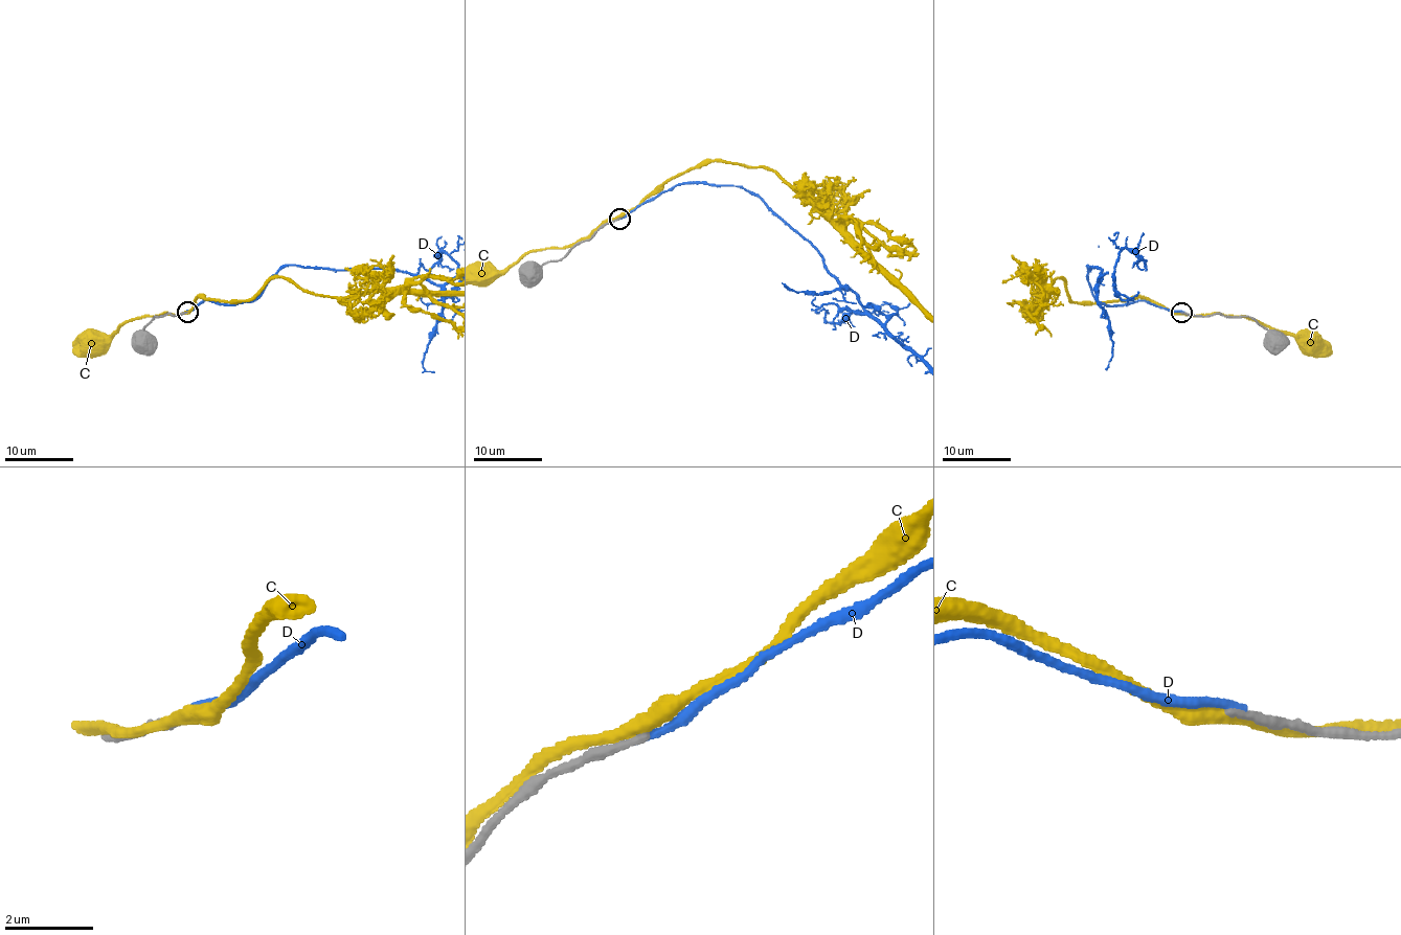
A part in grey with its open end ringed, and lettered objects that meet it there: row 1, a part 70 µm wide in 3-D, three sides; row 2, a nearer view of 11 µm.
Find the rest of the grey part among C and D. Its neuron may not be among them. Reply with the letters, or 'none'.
none

